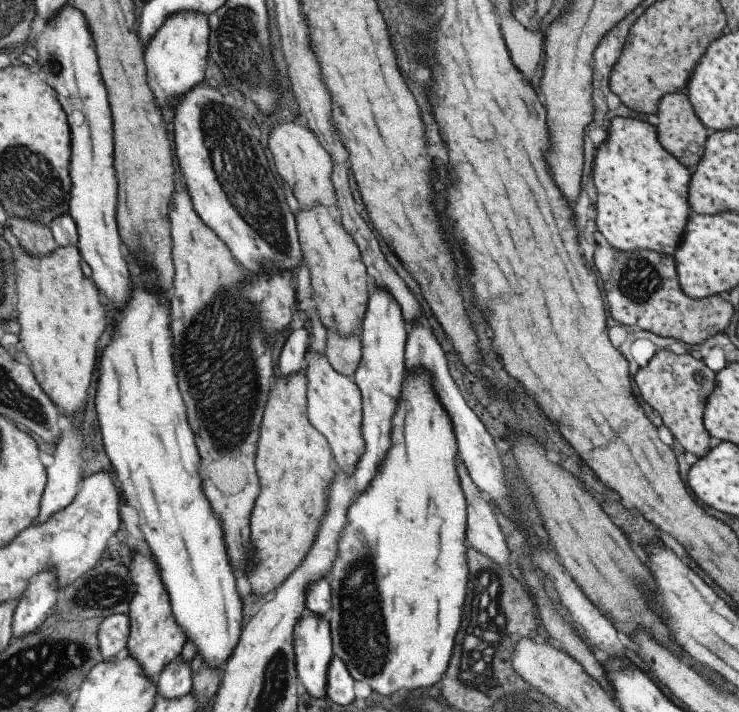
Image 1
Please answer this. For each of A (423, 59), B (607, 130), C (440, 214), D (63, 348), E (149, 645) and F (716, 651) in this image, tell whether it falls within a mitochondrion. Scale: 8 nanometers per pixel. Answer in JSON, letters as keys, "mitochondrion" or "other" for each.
{"A":"other","B":"other","C":"other","D":"other","E":"other","F":"mitochondrion"}

